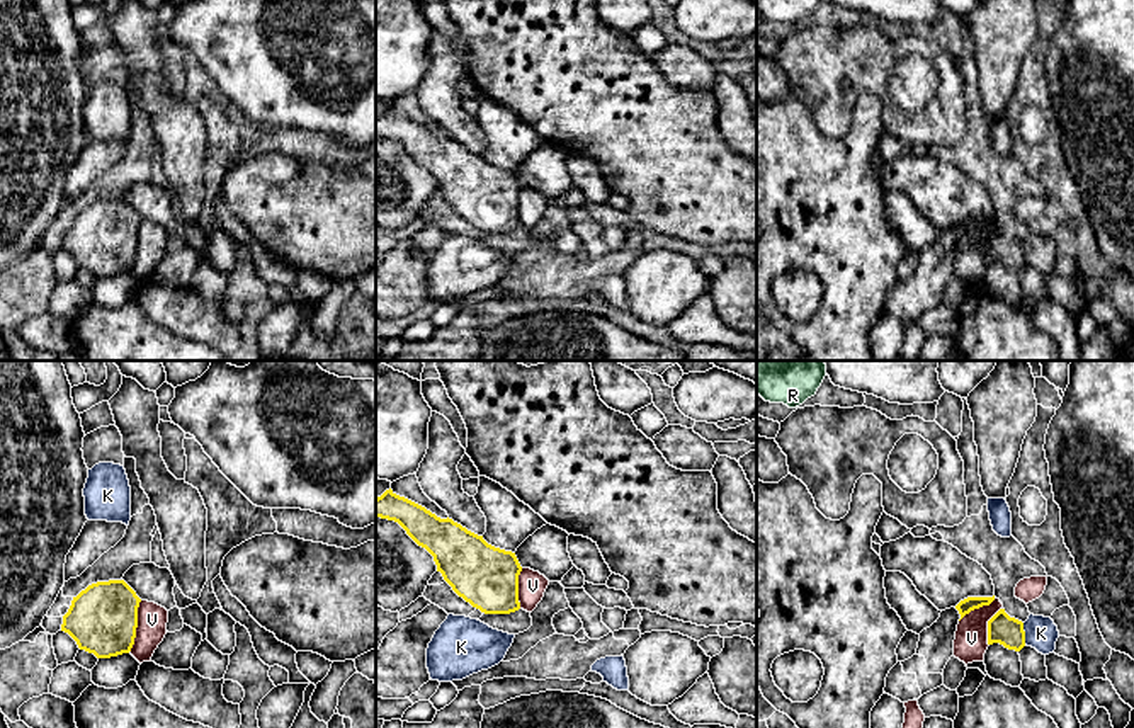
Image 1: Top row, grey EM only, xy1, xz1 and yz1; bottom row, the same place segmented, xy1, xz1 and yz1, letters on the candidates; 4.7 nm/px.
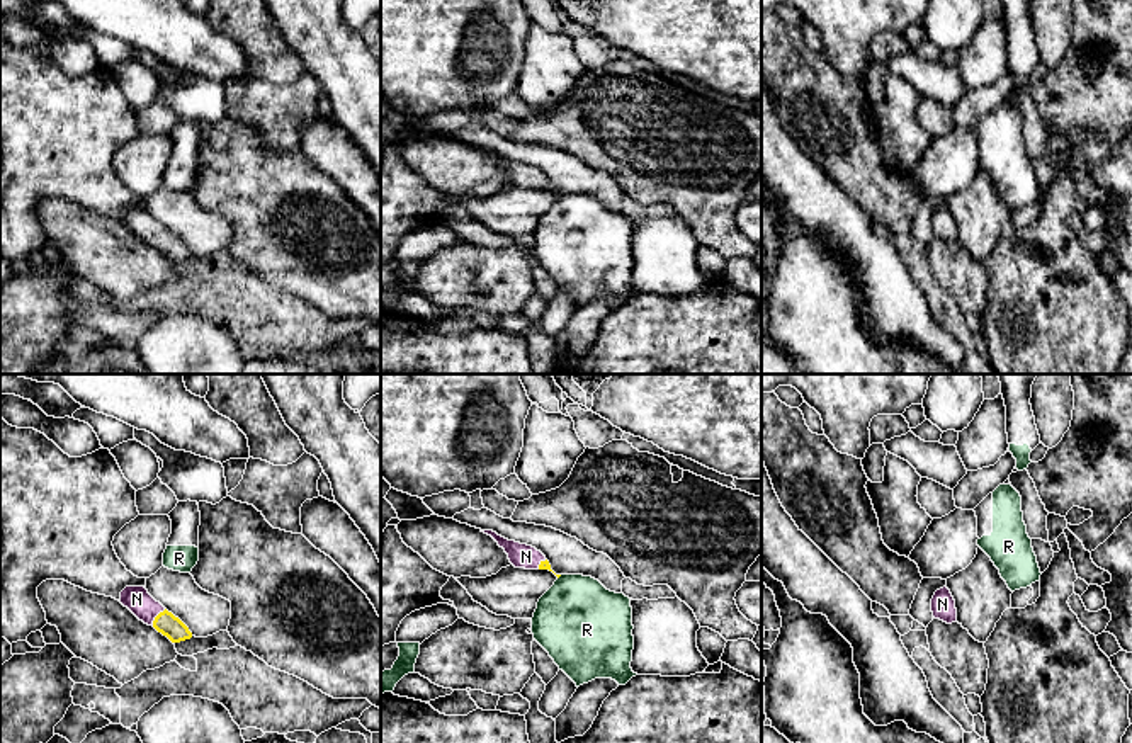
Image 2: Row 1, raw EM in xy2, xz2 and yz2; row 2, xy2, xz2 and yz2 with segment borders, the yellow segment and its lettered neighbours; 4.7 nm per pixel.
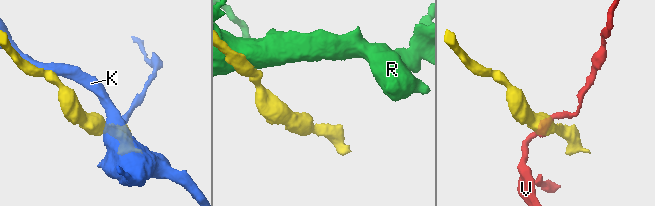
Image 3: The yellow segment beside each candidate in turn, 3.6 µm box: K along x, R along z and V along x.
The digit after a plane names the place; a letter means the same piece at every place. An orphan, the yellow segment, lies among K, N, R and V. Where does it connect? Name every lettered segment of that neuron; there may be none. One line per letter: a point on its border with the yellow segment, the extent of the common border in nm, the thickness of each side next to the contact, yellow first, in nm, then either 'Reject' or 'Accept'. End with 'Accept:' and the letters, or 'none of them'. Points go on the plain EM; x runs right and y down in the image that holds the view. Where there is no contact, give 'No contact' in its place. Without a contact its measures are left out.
K: Touches yellow at yz1 (1024, 252). Shared border 110 nm. Thickness 140 nm (yellow) against 160 nm. Reject
N: Touches yellow at xy2 (157, 235). Shared border 100 nm. Thickness 110 nm (yellow) against 120 nm. Accept
R: No contact. Reject
V: Touches yellow at xy1 (136, 245). Shared border 260 nm. Thickness 320 nm (yellow) against 140 nm. Reject
Accept: N

